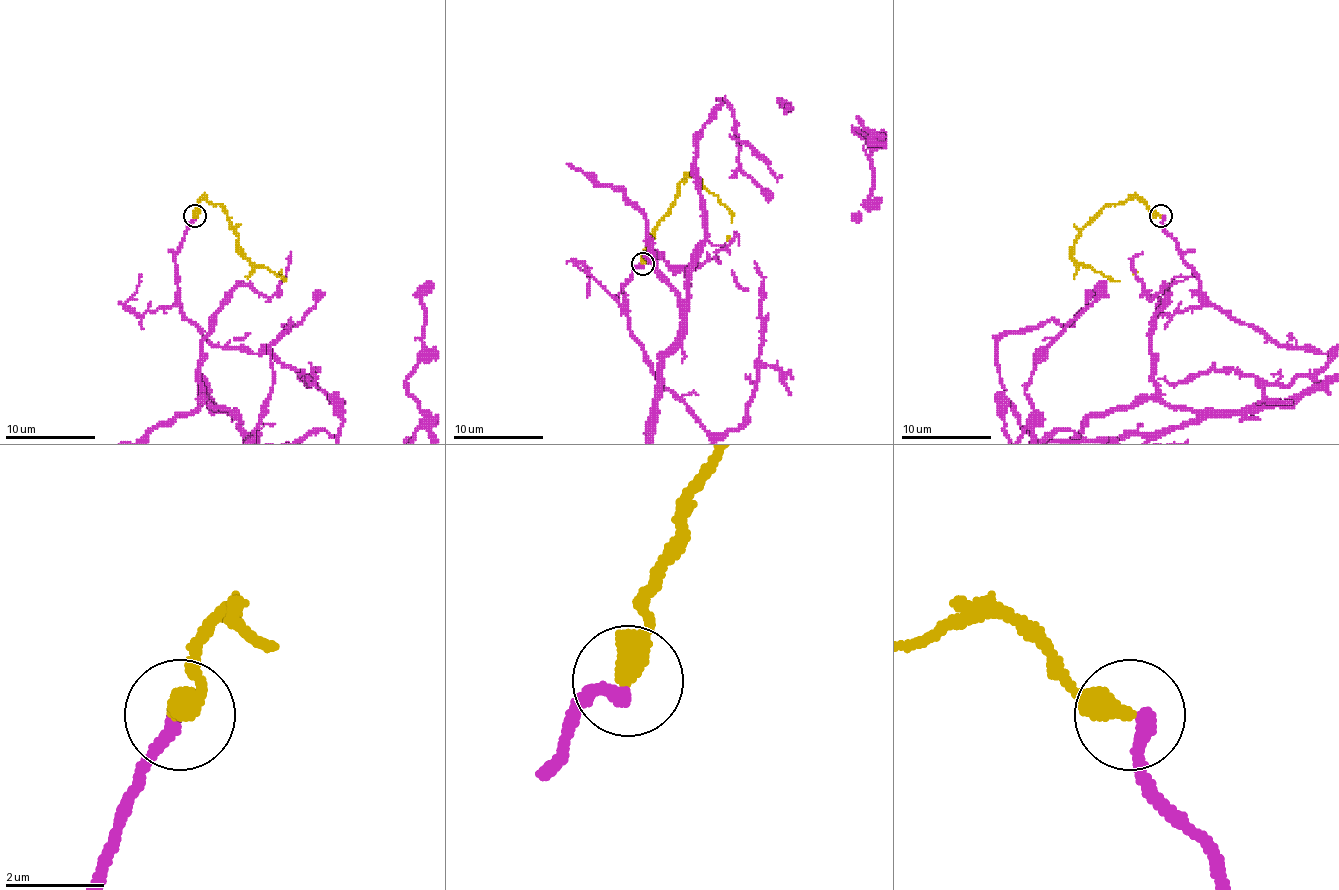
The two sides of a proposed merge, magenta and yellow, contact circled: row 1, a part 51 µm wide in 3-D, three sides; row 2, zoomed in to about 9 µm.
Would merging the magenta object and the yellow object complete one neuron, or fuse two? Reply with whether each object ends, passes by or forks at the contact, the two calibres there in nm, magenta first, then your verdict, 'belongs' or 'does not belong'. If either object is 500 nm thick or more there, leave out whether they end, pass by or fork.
magenta ends there; yellow ends there; 280 nm thick on the magenta side, 460 nm on the other; does not belong

